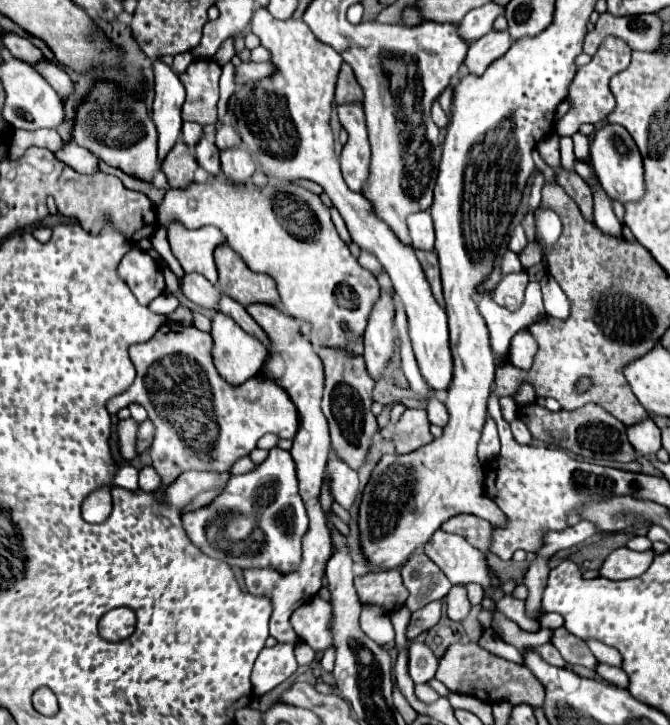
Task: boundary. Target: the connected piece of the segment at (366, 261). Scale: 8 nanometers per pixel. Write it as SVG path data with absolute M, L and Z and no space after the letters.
M362 252L362 254L358 256L358 262L360 262L360 266L364 266L366 270L370 270L374 276L381 272L381 264L374 255L368 254L368 252Z

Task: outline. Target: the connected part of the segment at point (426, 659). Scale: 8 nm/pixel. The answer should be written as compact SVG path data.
M412 640L408 654L410 654L408 670L416 684L424 684L430 678L434 678L436 668L438 668L438 658L434 656L434 652L430 650L430 646L426 642Z

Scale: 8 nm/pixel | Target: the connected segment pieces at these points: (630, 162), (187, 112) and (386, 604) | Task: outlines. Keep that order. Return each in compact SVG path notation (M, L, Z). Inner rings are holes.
M604 124L596 134L594 142L590 148L590 160L592 168L606 190L606 194L612 200L618 200L622 204L628 204L632 200L642 200L646 194L646 182L644 182L644 172L642 172L642 154L638 152L638 146L634 144L630 132L618 124Z
M194 60L186 72L182 72L180 82L186 88L186 102L182 106L182 120L198 122L202 126L216 124L216 104L218 104L218 80L220 64L216 60Z
M382 570L356 576L354 586L362 604L378 604L386 614L400 610L408 600L408 590L402 584L400 570Z

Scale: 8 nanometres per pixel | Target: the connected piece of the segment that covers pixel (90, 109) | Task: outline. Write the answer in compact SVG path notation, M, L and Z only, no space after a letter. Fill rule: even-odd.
M114 84L94 86L84 106L80 106L74 126L74 142L88 148L106 164L146 182L152 182L154 172L160 168L156 126L146 112L144 100L124 94Z

